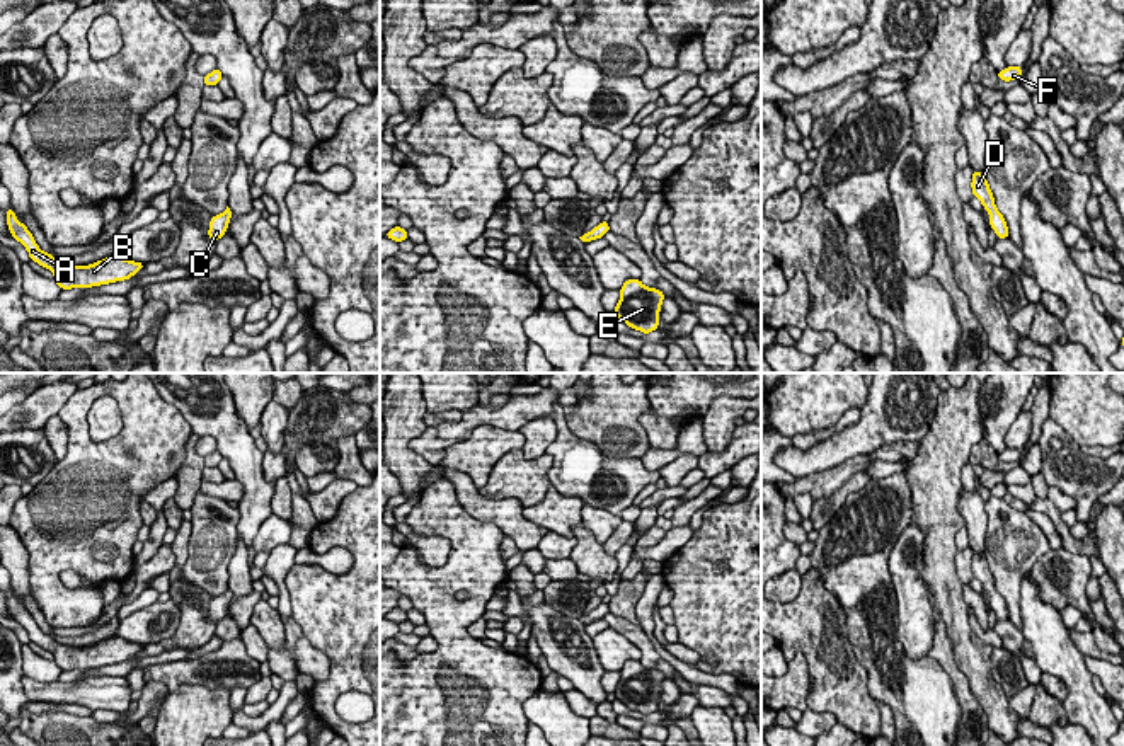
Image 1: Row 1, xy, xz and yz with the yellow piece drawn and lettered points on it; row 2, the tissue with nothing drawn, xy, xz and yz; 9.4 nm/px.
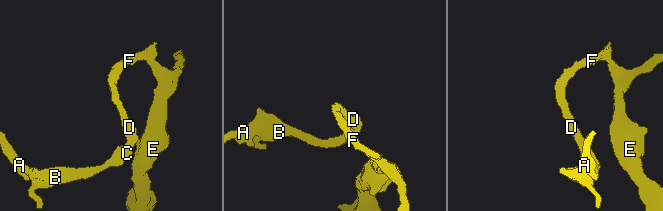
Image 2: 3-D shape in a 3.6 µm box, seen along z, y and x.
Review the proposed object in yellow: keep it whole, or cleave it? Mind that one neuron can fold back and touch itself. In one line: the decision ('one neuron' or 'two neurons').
one neuron

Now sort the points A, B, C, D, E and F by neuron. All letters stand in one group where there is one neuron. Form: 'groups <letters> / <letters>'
groups A B C D E F

